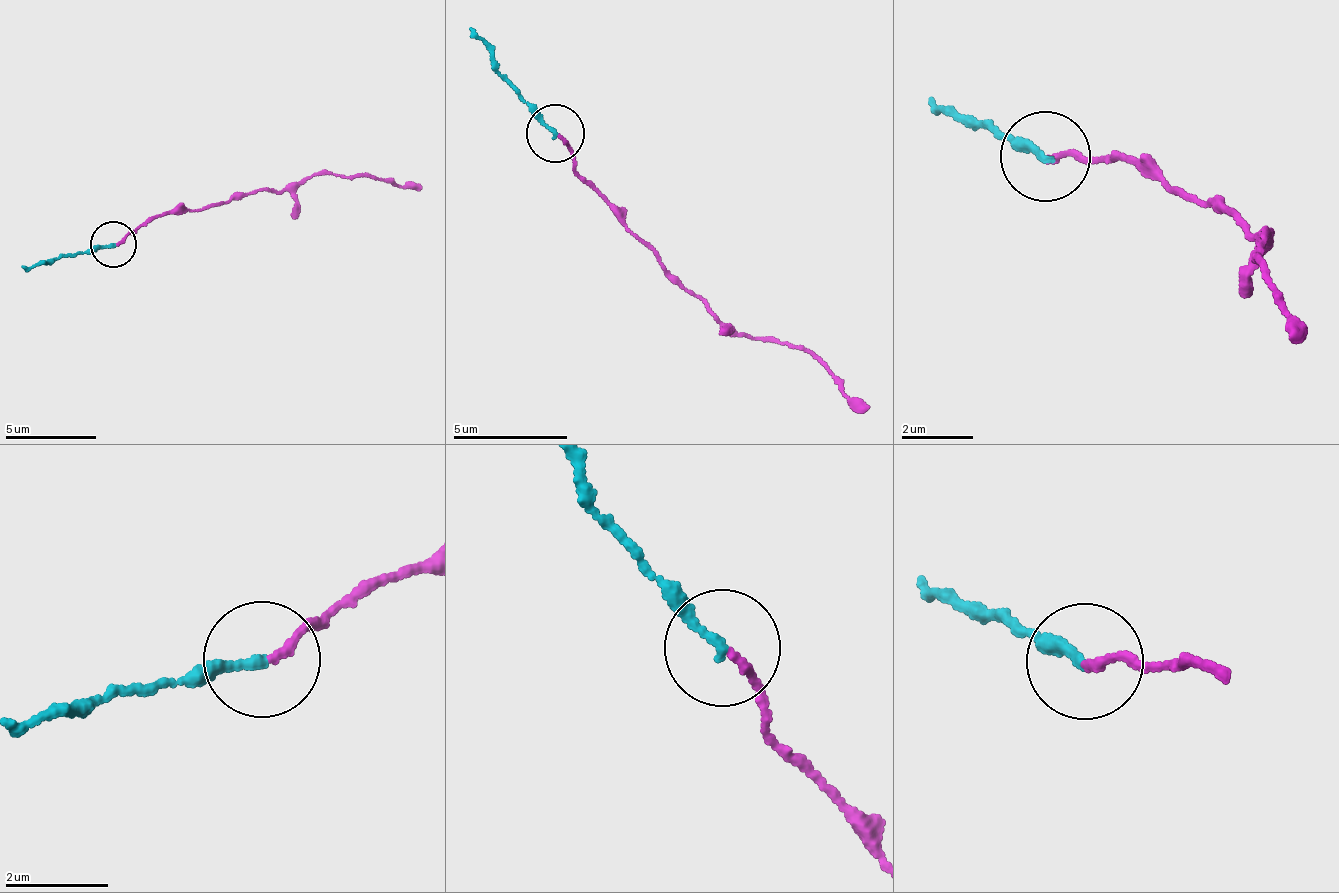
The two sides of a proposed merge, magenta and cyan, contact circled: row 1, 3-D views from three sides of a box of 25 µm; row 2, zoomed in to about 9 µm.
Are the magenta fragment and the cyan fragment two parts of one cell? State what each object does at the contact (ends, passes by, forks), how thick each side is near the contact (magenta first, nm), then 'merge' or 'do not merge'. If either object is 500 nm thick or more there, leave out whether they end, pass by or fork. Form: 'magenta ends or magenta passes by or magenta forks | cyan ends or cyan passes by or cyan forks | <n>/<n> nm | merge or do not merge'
magenta ends | cyan ends | 160/190 nm | merge

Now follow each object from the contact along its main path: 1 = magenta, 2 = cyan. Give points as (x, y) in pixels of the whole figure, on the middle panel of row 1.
1: (556, 132), (588, 183), (716, 318), (755, 336), (810, 347), (867, 411)
2: (556, 132), (469, 26)

